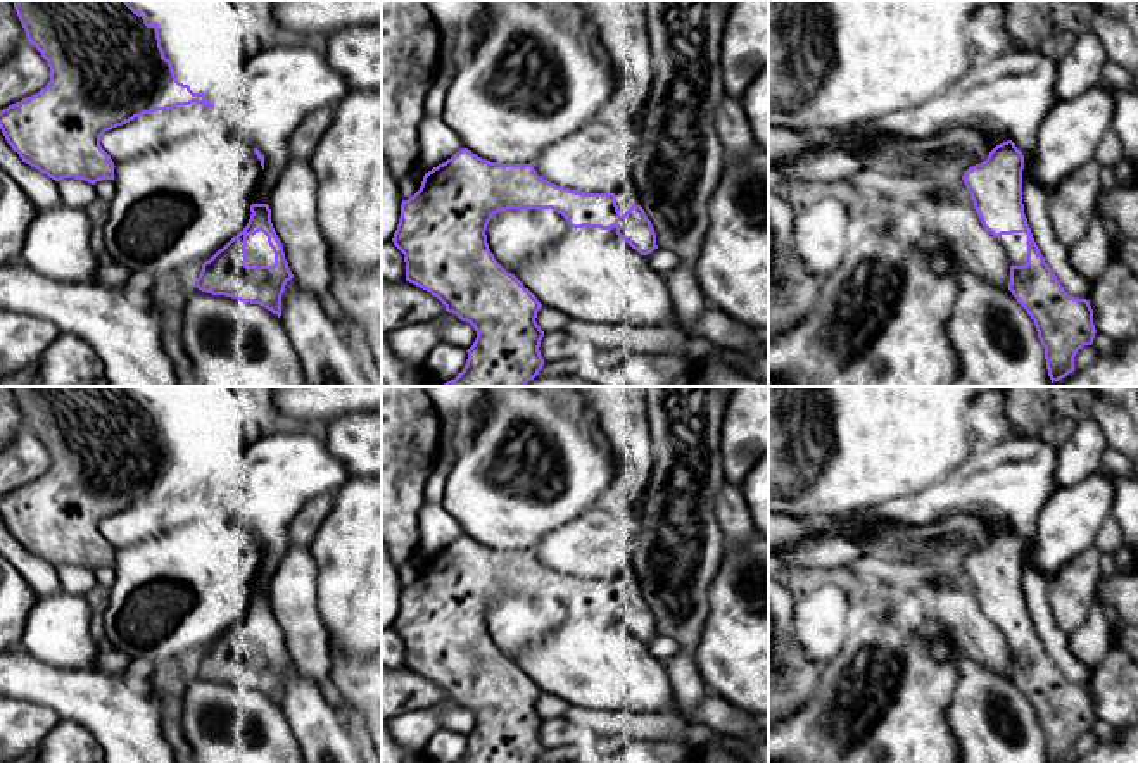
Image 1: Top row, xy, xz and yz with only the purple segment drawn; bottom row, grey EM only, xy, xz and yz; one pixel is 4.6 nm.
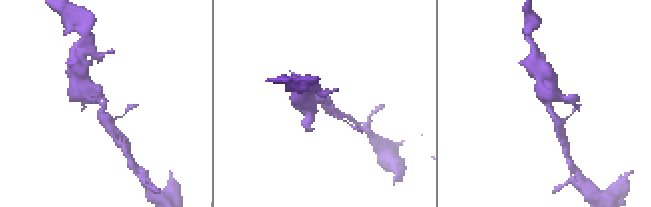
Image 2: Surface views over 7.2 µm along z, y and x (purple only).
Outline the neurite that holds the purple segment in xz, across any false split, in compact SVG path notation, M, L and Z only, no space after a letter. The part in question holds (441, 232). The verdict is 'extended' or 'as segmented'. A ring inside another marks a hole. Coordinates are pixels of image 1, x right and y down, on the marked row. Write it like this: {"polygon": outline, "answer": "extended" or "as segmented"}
{"polygon": "M461 148L451 159L425 173L420 190L402 200L394 245L404 254L406 281L437 297L447 312L470 323L477 338L466 350L461 373L444 387L525 387L544 366L541 340L544 331L535 318L542 304L508 273L487 243L487 224L494 214L508 209L553 209L572 228L616 230L641 255L651 254L656 233L641 205L623 216L615 193L585 193L558 186L537 174L532 164L499 164Z", "answer": "as segmented"}

